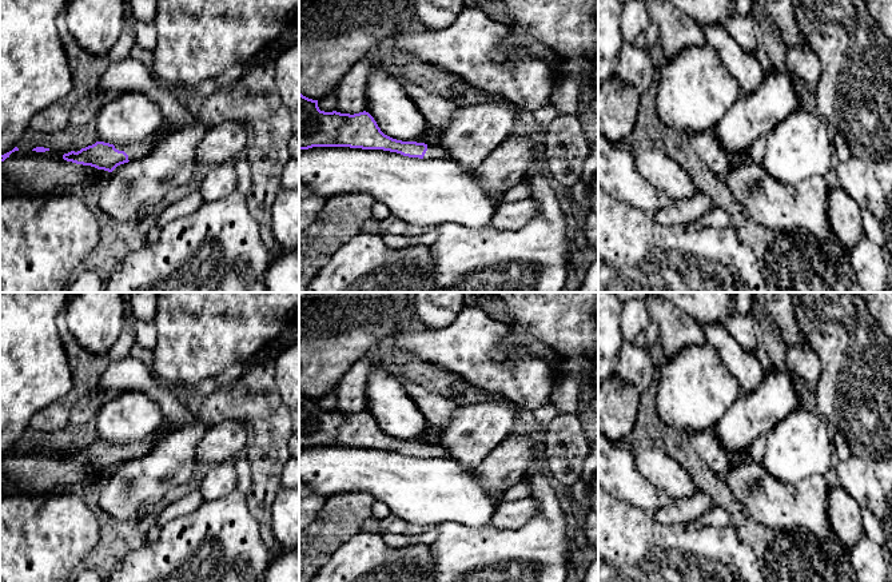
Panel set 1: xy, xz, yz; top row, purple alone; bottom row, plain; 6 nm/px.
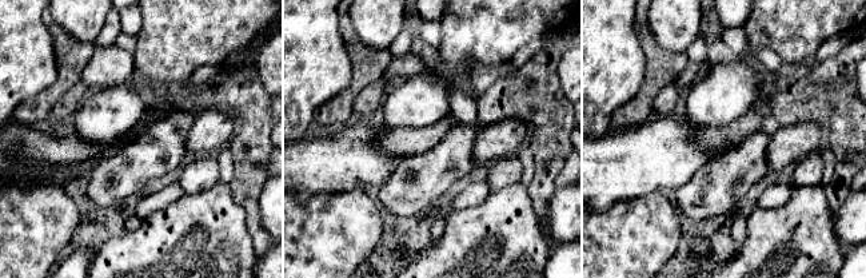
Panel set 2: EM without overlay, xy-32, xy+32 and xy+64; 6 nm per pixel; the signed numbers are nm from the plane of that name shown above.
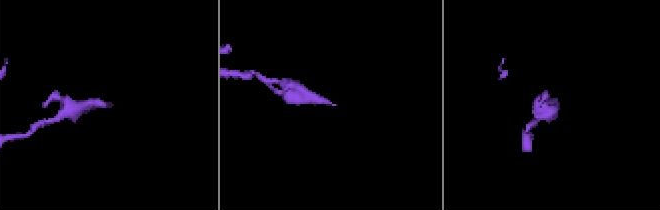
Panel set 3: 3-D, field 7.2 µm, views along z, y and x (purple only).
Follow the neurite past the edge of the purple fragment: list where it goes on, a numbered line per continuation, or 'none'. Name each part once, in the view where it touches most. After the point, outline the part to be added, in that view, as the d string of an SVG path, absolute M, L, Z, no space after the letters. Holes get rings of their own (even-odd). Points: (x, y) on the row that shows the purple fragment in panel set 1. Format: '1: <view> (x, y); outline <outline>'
1: xy (135, 151); outline M155 133L142 141L134 144L115 146L115 148L119 151L124 151L128 155L128 160L132 162L147 156L160 139L162 136Z

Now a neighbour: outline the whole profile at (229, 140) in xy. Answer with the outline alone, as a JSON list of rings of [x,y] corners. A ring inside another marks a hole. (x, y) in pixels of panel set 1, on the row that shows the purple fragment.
[[[224,121],[208,129],[196,151],[198,166],[234,162],[244,154],[248,137],[248,128],[238,121]]]

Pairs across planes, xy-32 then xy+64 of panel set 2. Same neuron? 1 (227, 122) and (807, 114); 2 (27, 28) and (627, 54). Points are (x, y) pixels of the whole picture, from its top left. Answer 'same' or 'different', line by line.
1: different
2: same

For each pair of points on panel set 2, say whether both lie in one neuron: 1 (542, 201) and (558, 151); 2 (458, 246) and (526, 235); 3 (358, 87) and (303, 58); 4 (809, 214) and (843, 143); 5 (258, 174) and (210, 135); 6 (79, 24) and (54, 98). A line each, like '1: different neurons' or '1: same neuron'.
1: same neuron
2: same neuron
3: different neurons
4: different neurons
5: different neurons
6: different neurons

